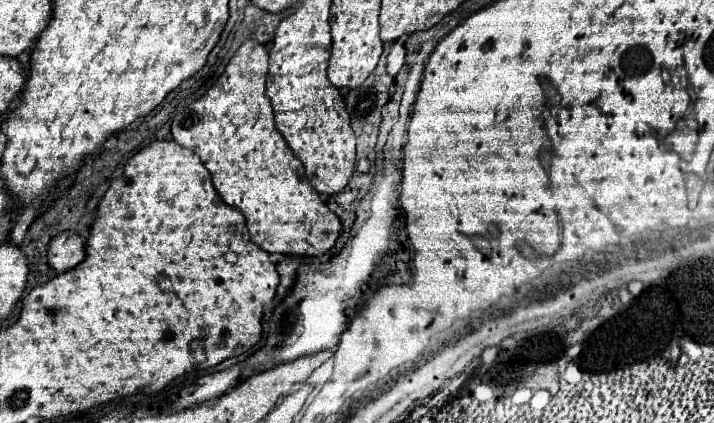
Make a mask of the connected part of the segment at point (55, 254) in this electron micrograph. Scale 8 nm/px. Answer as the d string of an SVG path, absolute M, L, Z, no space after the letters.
M64 231L48 243L48 263L56 273L74 269L78 263L84 261L84 257L84 239L80 239L74 231Z

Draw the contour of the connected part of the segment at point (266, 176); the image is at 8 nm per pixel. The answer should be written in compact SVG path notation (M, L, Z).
M244 41L232 55L224 73L218 81L192 105L174 115L172 135L174 141L192 149L206 169L210 171L212 183L228 207L238 209L246 217L250 239L268 253L284 255L322 255L330 251L342 231L342 223L334 211L326 207L318 191L312 187L304 173L304 165L292 153L286 139L274 125L274 113L264 93L268 73L268 49L258 41Z

